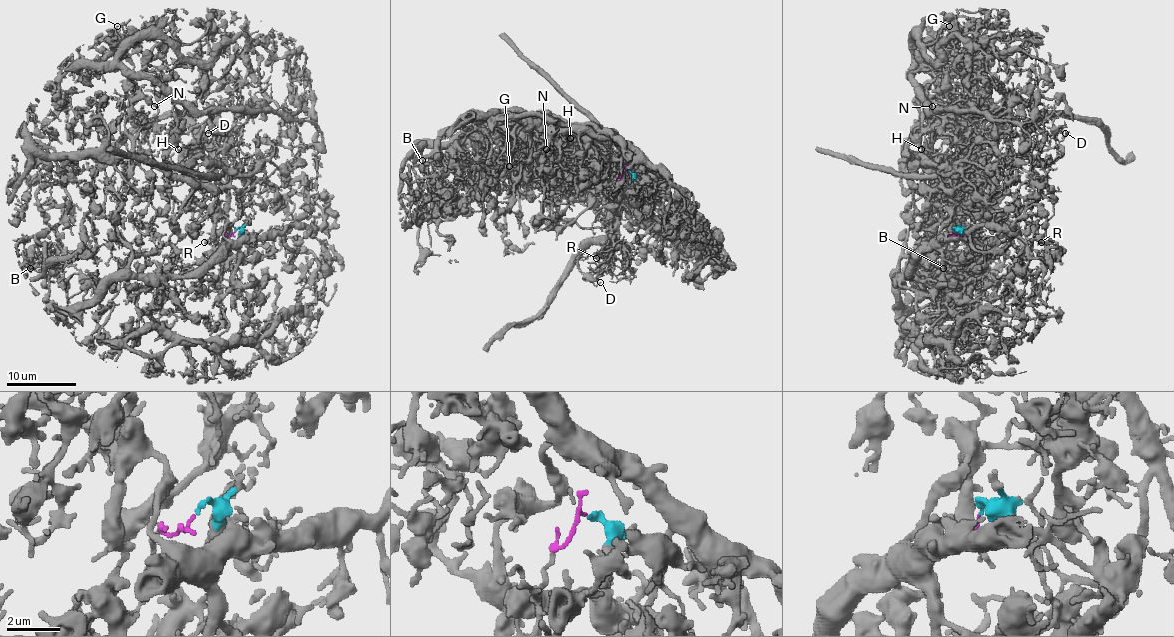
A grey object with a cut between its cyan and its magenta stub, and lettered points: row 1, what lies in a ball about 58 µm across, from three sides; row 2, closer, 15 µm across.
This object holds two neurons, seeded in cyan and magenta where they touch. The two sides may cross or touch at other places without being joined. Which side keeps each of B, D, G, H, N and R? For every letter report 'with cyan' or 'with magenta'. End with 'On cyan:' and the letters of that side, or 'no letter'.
B: with cyan
D: with magenta
G: with cyan
H: with cyan
N: with cyan
R: with magenta
On cyan: B, G, H, N

